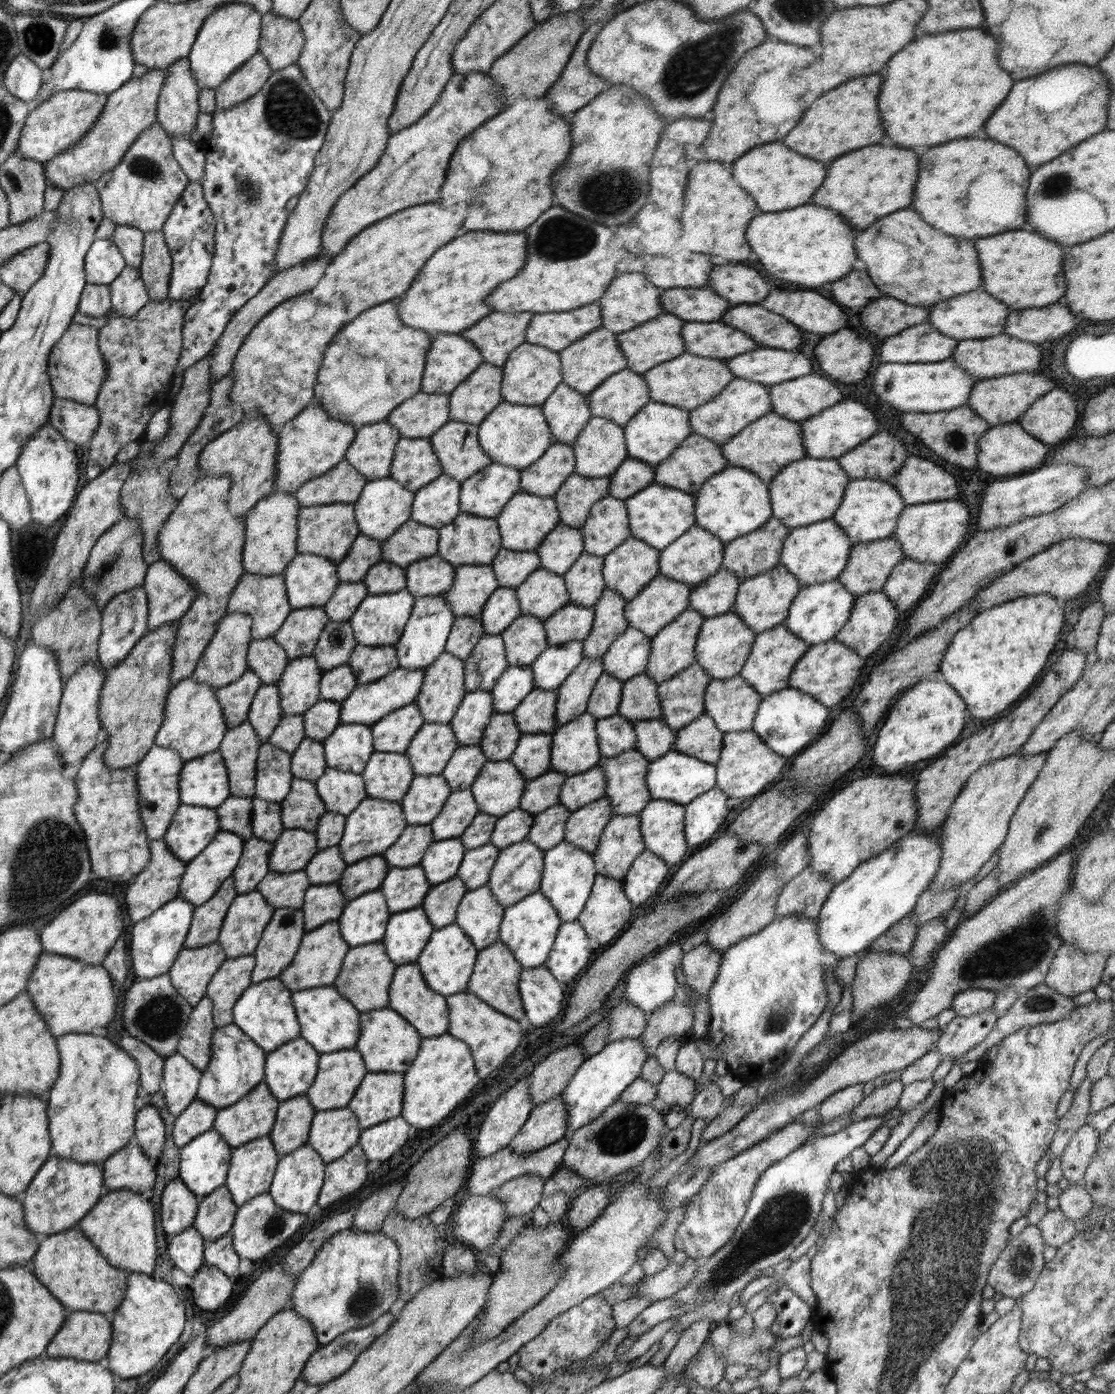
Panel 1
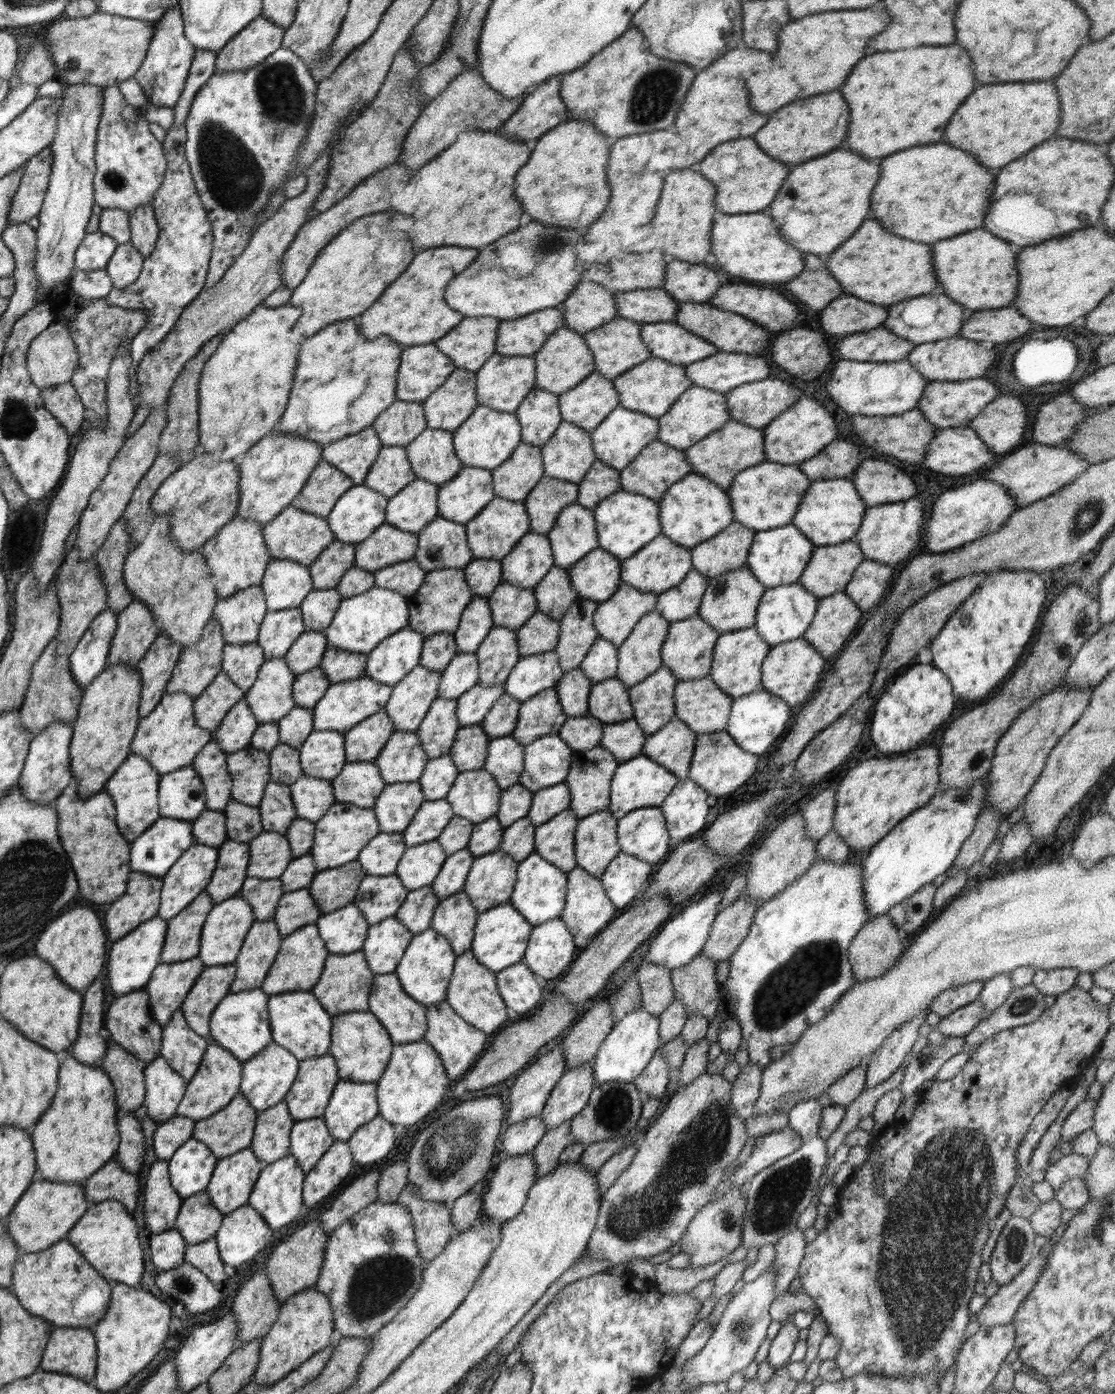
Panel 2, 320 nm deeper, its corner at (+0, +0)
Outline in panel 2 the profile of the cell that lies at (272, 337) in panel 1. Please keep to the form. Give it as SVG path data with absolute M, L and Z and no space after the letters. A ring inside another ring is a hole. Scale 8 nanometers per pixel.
M290 302L284 305L280 305L279 307L262 307L258 306L253 311L252 314L249 314L245 319L242 319L238 324L235 324L224 336L222 342L216 348L215 353L212 354L210 358L204 363L201 377L199 380L198 387L198 414L199 414L199 435L198 435L198 450L197 452L208 452L209 454L218 450L218 446L224 446L224 450L222 450L222 456L220 460L225 460L228 462L229 460L237 460L241 459L245 453L247 453L252 445L255 445L260 439L263 438L264 435L268 434L270 431L276 428L280 417L283 415L285 411L289 394L291 388L293 387L293 380L297 365L297 354L300 352L301 344L305 341L307 336L298 335L295 333L295 326L300 320L300 308L292 308Z

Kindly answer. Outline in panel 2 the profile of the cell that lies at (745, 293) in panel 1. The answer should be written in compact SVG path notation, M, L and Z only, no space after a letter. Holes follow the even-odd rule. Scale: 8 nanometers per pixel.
M672 259L666 263L666 276L661 288L680 303L706 303L720 285L724 284L714 270L702 264Z

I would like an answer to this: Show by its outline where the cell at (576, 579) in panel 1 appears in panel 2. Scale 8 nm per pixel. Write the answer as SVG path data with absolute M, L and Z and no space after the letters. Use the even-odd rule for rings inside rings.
M552 565L544 578L534 587L538 611L554 621L560 621L570 605L578 599L571 587L566 567Z

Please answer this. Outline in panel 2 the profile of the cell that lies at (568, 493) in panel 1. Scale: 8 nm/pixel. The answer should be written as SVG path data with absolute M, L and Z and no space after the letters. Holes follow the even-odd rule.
M544 477L524 499L526 513L530 517L529 532L547 534L556 524L561 510L576 503L580 494L578 483Z

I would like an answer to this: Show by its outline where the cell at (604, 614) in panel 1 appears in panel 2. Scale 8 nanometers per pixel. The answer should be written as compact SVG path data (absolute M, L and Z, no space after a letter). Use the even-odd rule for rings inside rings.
M586 598L576 599L562 616L559 641L555 651L565 673L580 666L592 643L599 637L594 615L599 603Z

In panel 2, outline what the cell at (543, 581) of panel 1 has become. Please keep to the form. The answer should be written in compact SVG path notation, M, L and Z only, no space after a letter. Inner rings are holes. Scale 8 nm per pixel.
M502 582L487 599L494 627L516 631L538 612L534 587L518 588L512 583Z

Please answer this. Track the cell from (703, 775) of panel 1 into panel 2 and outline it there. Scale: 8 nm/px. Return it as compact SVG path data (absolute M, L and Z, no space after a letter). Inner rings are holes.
M636 756L616 767L611 780L610 802L607 809L619 819L628 812L635 811L636 808L660 807L679 780L680 778L674 776L667 768L658 765L648 757Z

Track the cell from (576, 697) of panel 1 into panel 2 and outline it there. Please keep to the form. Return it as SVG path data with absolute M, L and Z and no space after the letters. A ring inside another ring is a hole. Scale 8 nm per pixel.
M546 688L520 705L517 727L511 737L520 744L529 745L541 736L558 734L567 718L557 688Z

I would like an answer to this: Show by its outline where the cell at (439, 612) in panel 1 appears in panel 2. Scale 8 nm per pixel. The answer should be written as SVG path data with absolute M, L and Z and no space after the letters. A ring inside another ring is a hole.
M402 628L367 655L365 674L376 682L394 686L420 662L426 635Z

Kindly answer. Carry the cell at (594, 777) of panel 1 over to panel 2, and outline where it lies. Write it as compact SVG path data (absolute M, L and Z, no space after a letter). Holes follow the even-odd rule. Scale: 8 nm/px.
M565 782L537 790L533 794L532 806L527 817L534 826L540 826L559 812L568 809L570 801L571 792Z

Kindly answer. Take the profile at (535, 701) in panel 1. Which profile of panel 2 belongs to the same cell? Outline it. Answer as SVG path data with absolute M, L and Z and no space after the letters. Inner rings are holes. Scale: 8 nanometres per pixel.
M504 693L498 697L498 700L492 705L479 725L490 738L511 735L517 727L521 704L522 702L516 700L513 696Z

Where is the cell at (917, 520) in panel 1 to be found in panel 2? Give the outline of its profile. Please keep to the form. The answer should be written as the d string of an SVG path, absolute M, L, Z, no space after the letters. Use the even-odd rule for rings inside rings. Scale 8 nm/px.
M914 498L900 503L867 507L864 512L864 520L851 542L862 549L866 559L891 566L906 562L907 557L916 550L923 537L923 527L926 526L923 516L922 503Z

